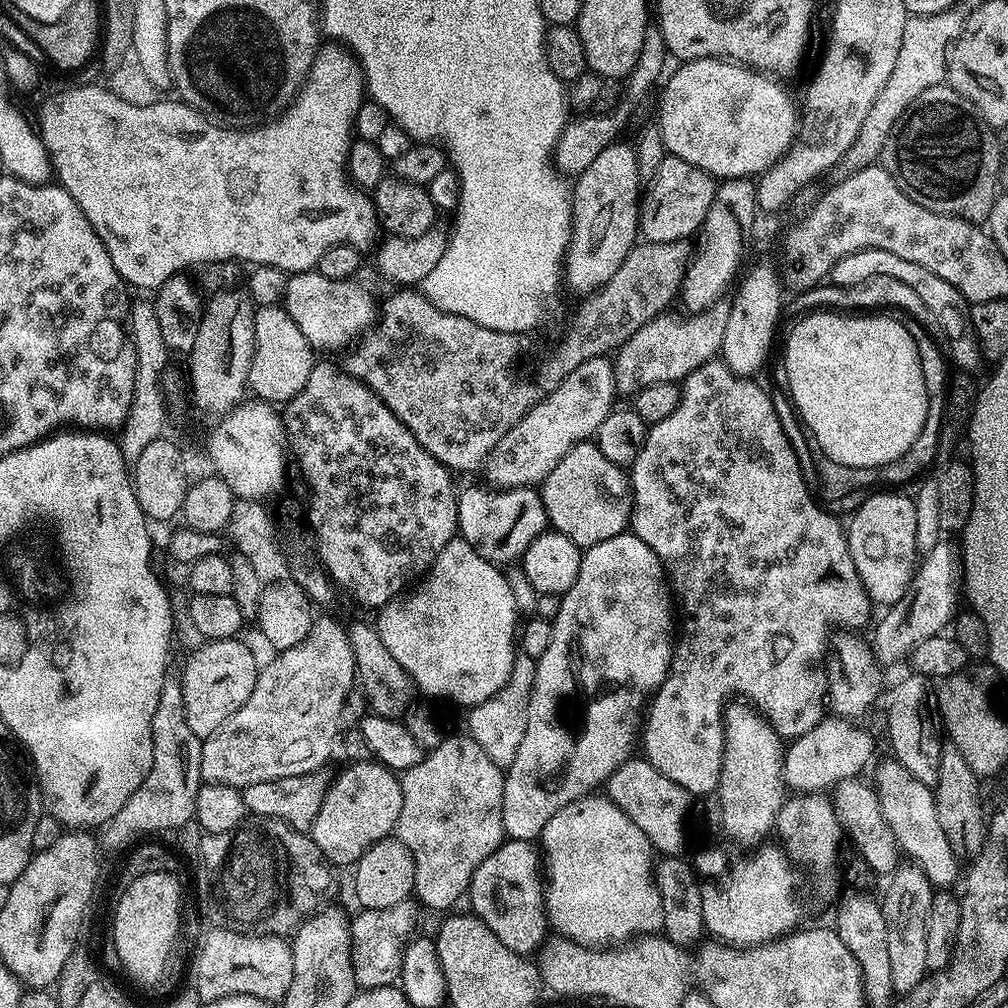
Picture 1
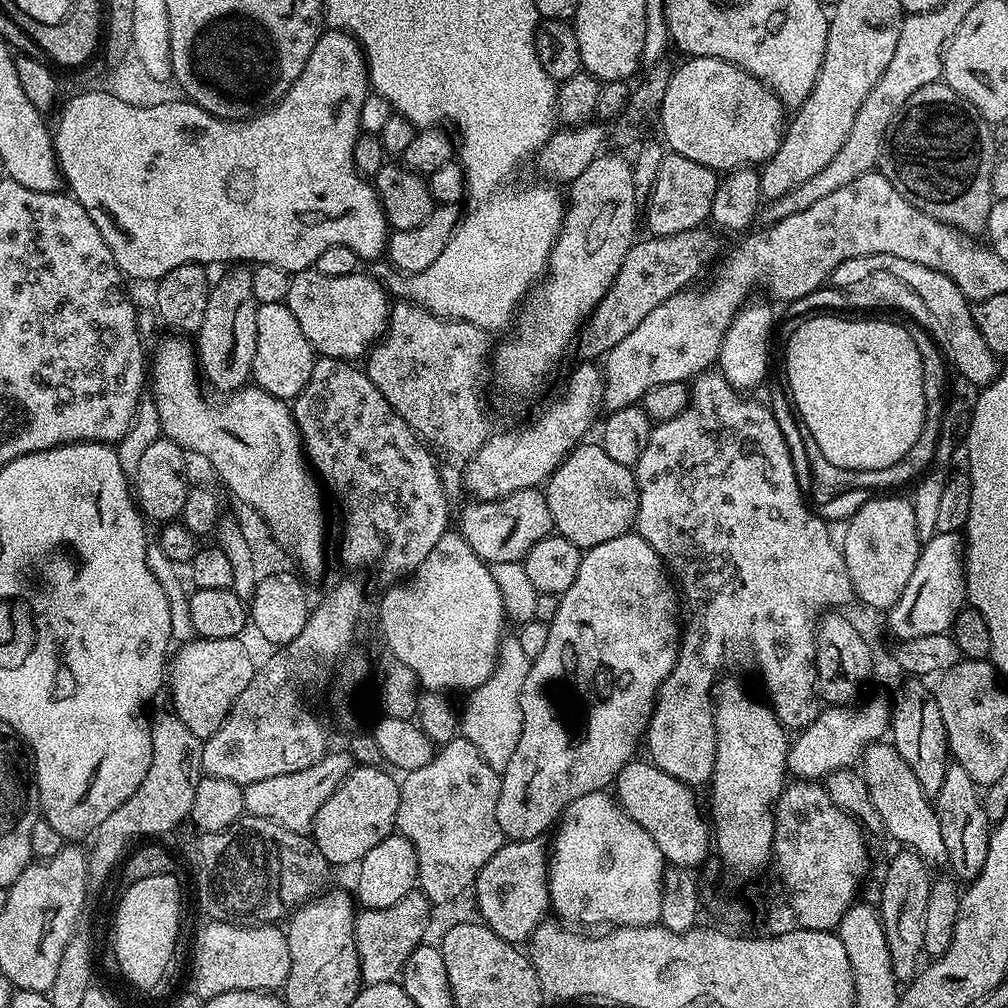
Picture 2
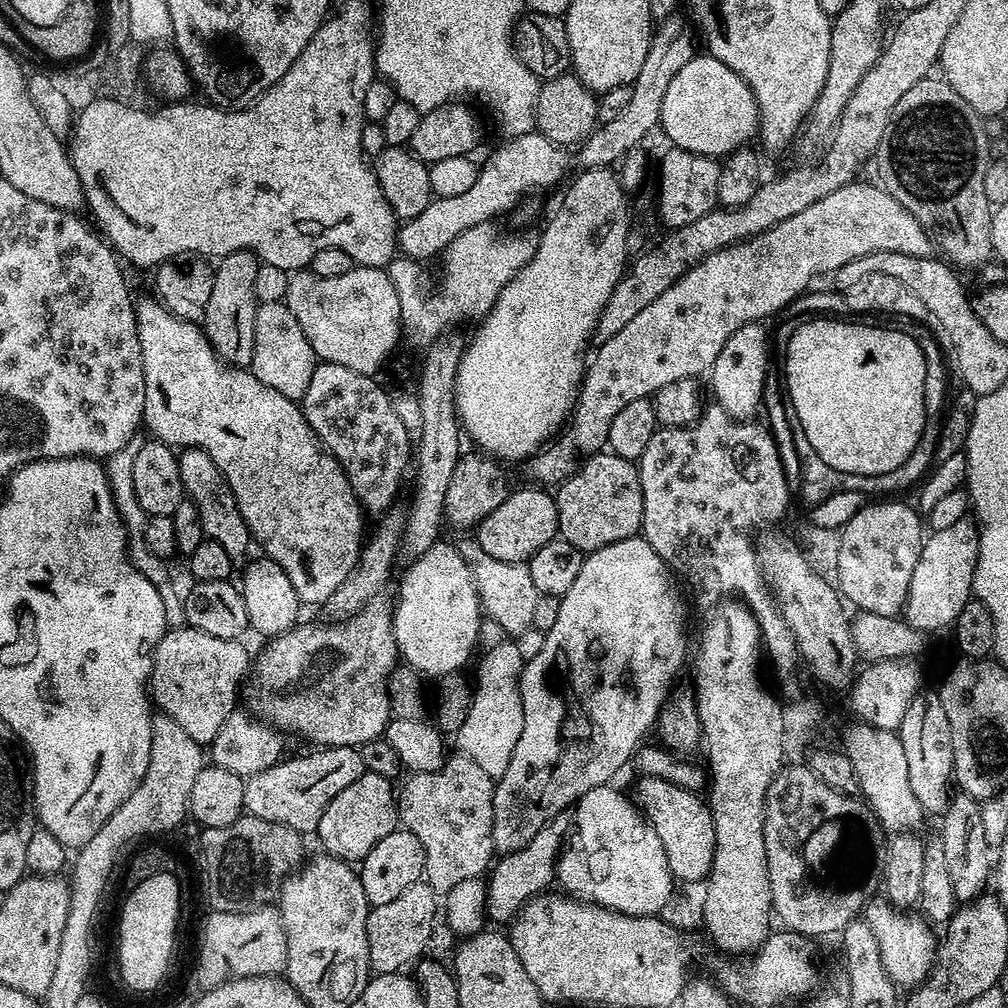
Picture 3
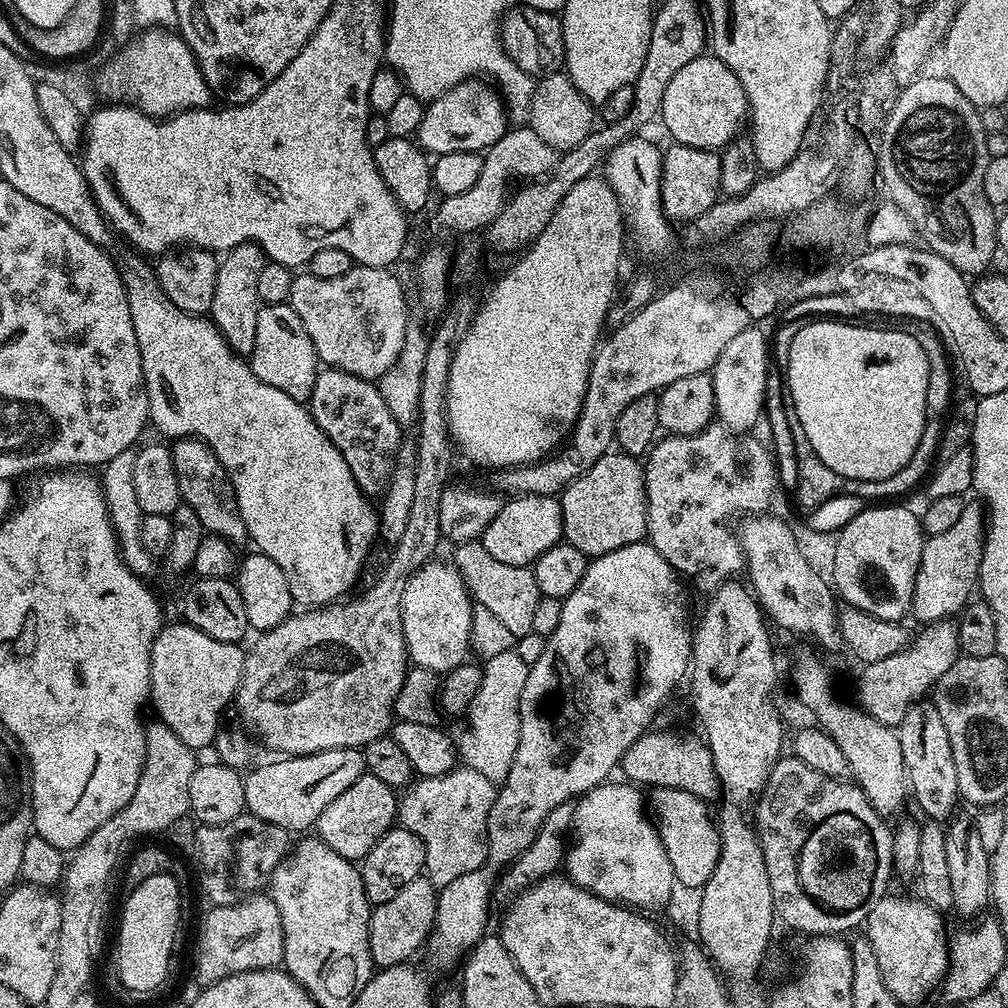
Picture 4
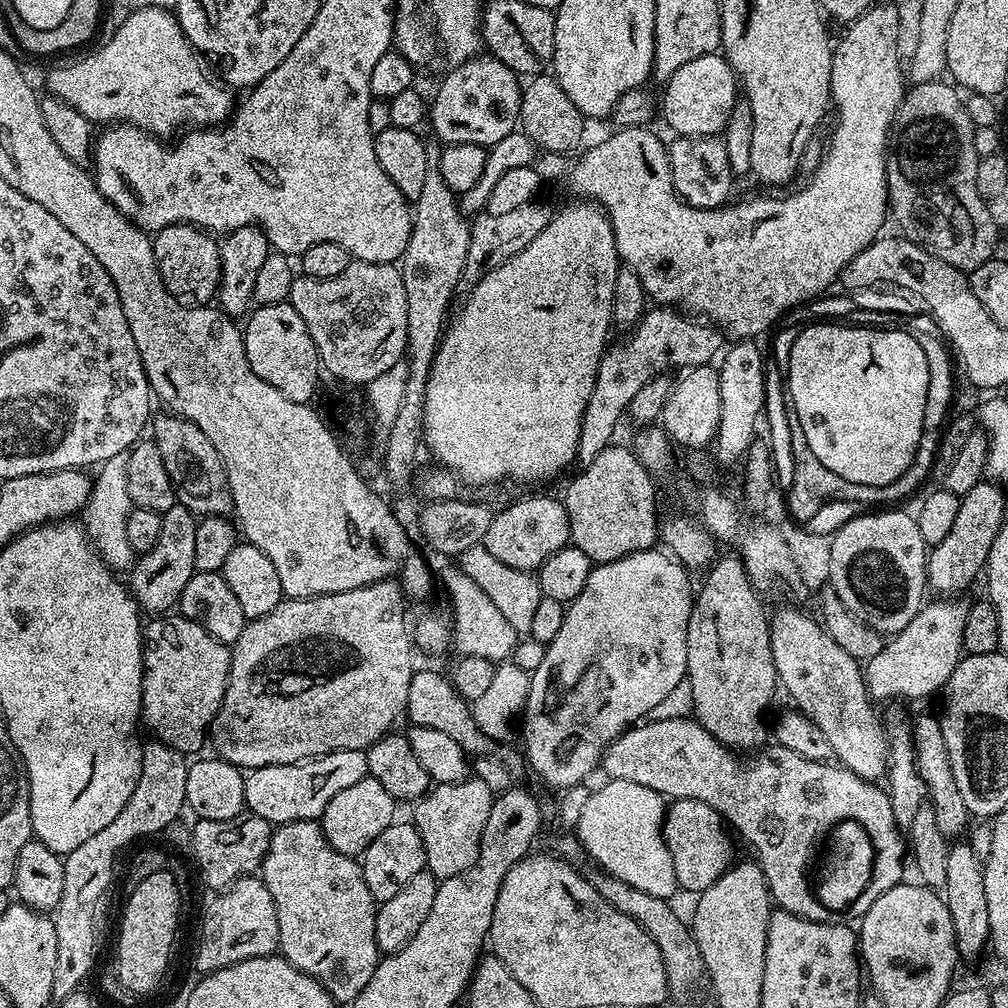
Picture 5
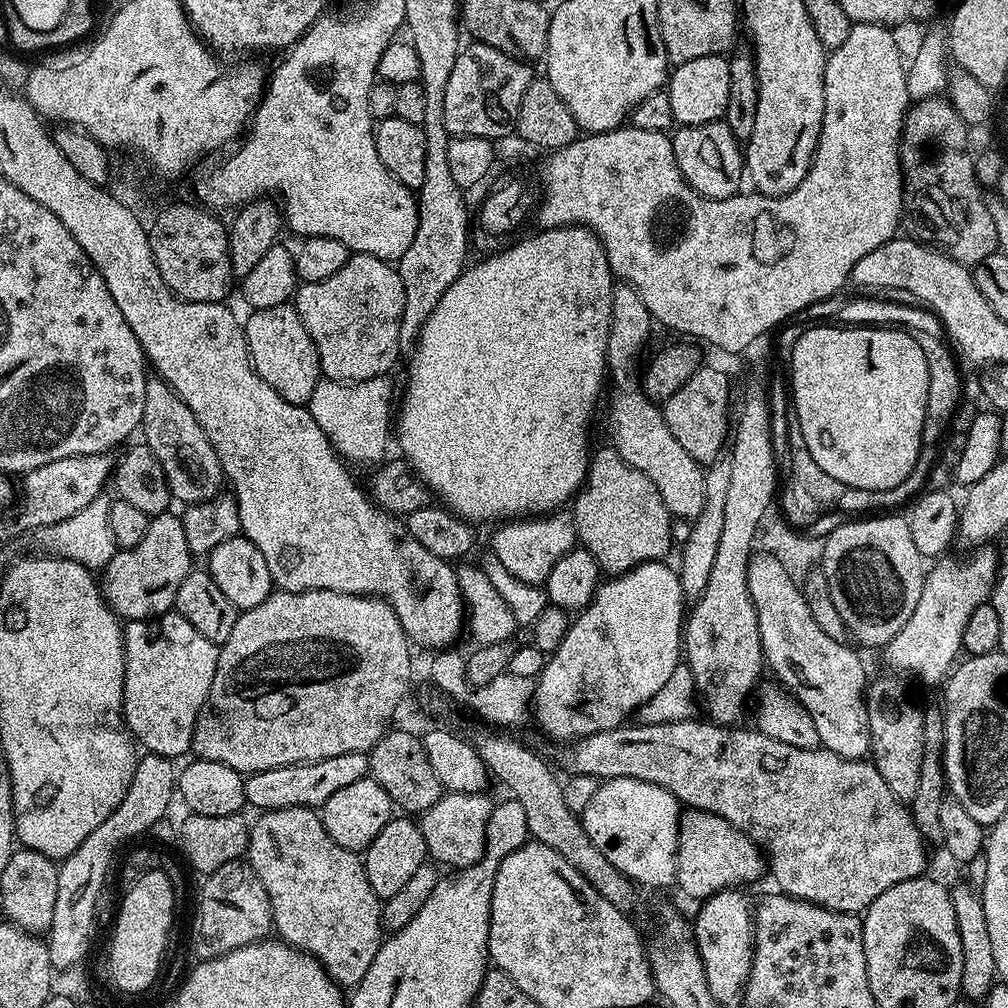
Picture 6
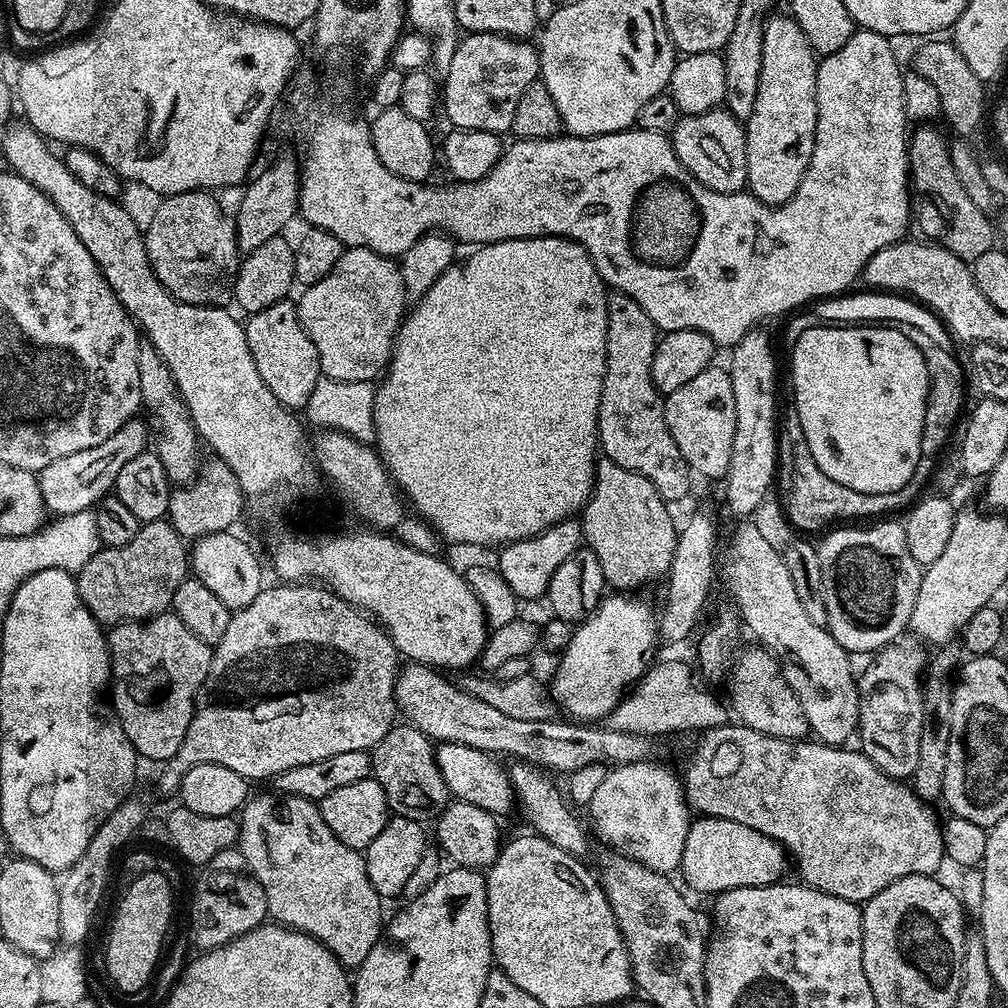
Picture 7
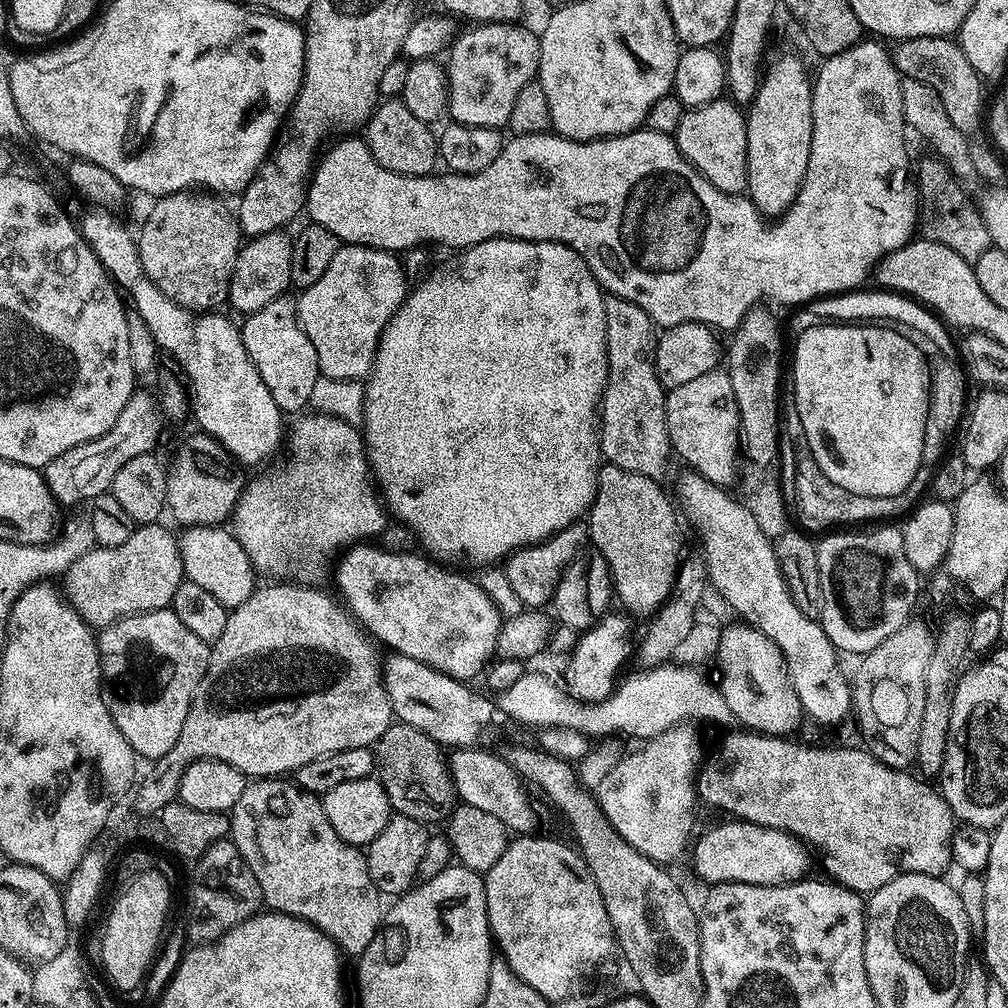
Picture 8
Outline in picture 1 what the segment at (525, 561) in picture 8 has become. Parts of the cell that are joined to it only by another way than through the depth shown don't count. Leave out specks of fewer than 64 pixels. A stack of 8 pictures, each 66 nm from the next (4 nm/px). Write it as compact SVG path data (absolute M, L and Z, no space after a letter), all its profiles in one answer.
M535 487L488 488L468 488L459 493L456 502L458 532L478 554L497 566L504 566L507 560L519 561L530 542L544 533L549 527L548 515Z

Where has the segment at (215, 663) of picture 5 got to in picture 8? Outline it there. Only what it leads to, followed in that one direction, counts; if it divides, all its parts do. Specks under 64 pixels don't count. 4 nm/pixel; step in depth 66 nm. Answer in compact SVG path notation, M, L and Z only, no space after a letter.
M159 608L157 612L139 612L136 616L123 616L121 620L115 620L109 628L99 633L98 647L102 681L100 697L104 699L106 710L110 710L110 718L114 718L114 726L122 730L137 757L144 759L145 756L148 762L162 758L162 754L178 742L178 734L182 734L186 710L190 710L194 690L198 682L202 682L202 674L208 665L209 645L198 638L198 634L190 634L190 630L178 622L171 610Z

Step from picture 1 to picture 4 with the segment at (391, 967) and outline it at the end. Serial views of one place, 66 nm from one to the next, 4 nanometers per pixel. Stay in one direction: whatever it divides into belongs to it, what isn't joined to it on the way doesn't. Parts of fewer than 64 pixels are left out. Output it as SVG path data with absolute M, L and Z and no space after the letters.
M421 874L414 882L406 882L390 902L382 902L372 909L368 937L370 938L370 954L372 963L377 969L409 963L412 955L423 946L432 935L432 927L436 925L435 888L427 875Z

